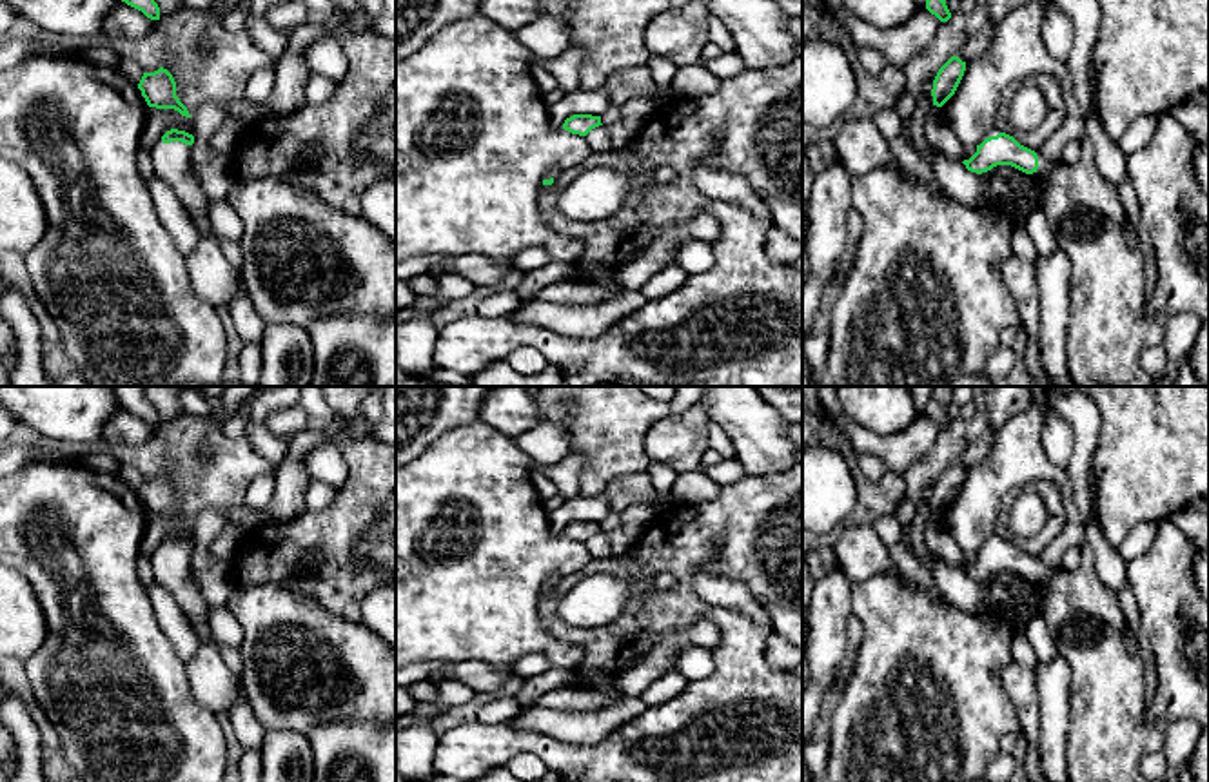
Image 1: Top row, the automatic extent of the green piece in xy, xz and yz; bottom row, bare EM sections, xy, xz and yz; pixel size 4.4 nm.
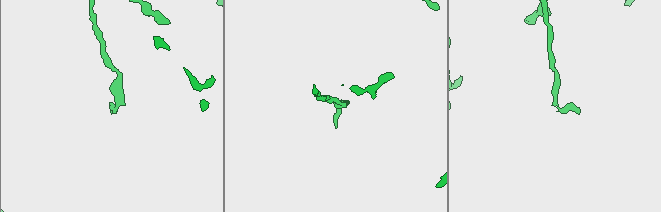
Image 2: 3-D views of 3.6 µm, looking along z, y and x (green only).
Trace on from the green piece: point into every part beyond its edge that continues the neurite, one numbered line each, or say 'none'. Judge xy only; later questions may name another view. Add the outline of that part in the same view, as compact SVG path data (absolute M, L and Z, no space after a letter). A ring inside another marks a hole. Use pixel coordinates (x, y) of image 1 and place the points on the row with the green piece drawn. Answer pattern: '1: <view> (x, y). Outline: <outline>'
1: xy (171, 160). Outline: M162 140L151 149L156 174L174 191L183 209L189 212L196 227L205 229L220 245L225 259L240 269L243 254L240 241L220 239L209 221L209 203L194 178L191 167L192 145L182 142L163 143Z

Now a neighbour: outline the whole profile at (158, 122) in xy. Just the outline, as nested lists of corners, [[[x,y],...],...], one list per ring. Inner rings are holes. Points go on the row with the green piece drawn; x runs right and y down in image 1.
[[[149,107],[138,145],[151,151],[154,143],[160,142],[162,136],[171,129],[185,131],[194,136],[194,120],[192,116],[182,116],[174,109]]]

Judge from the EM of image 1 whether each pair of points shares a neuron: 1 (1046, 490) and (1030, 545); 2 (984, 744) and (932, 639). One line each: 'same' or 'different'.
1: same
2: same

